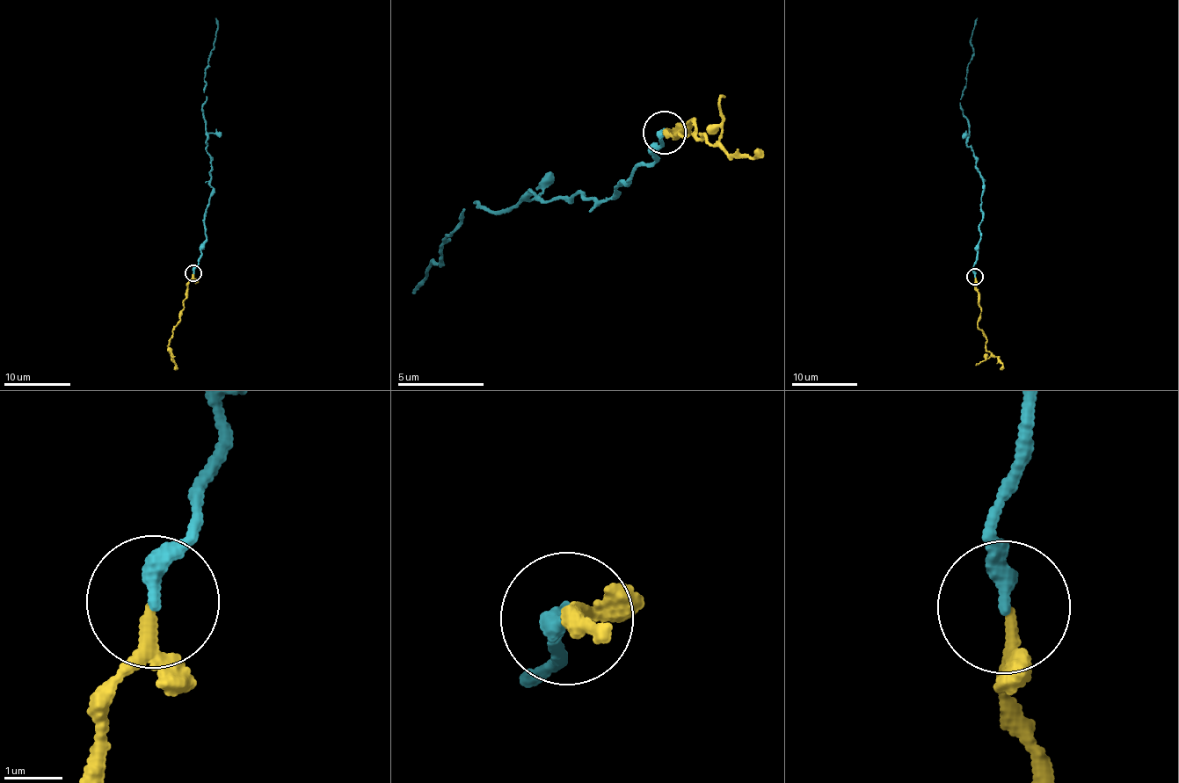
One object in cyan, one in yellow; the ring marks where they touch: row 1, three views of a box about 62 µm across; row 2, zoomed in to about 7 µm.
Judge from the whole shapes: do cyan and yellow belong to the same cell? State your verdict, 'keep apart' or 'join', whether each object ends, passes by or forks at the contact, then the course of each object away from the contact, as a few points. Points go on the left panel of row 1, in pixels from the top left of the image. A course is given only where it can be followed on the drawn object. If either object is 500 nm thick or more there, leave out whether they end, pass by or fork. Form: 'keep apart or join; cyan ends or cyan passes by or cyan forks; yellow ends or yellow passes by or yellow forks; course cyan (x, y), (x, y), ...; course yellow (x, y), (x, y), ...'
join; cyan ends; yellow passes by; course cyan (193, 273), (206, 240), (205, 211), (211, 186), (203, 109), (204, 77), (218, 27), (215, 18); course yellow (193, 273), (193, 278), (187, 283), (181, 320), (170, 340), (169, 349), (176, 369)

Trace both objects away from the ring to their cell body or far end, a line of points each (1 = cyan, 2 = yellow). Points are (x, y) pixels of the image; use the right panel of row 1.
1: (975, 277), (984, 184), (974, 151), (967, 144), (967, 119), (959, 103), (971, 58), (971, 39), (976, 18)
2: (975, 277), (978, 302), (981, 308), (978, 325), (986, 337), (986, 346), (1002, 365), (1000, 369)

